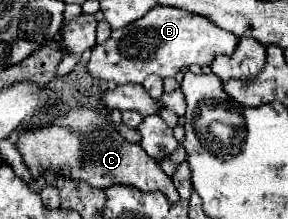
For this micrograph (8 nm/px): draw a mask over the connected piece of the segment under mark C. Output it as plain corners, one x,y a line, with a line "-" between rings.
72,108
68,116
56,118
52,126
22,130
16,140
16,148
24,158
24,164
30,168
34,178
40,178
44,172
58,172
62,178
84,180
90,186
108,188
112,184
138,186
142,192
162,190
170,202
178,200
178,192
172,180
160,170
158,162
150,158
142,146
126,142
114,128
108,124
94,108

